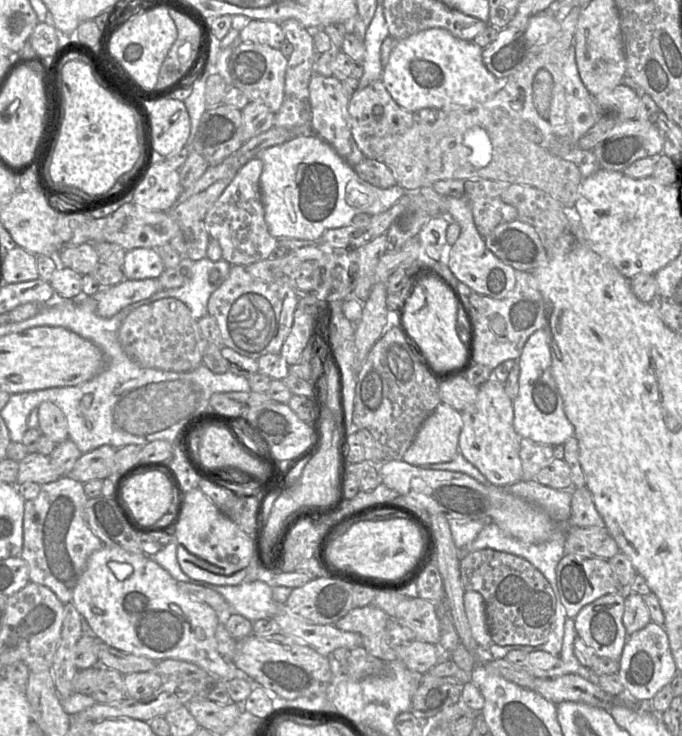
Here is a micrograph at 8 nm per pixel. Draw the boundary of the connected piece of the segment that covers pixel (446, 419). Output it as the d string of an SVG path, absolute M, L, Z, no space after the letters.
M440 403L425 419L402 460L414 466L451 461L459 452L460 412Z

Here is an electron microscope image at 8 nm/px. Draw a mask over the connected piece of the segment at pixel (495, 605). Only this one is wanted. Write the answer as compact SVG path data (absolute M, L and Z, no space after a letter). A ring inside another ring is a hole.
M492 549L461 553L460 576L465 591L480 593L486 604L488 630L499 646L538 646L546 642L555 612L553 590L524 558Z

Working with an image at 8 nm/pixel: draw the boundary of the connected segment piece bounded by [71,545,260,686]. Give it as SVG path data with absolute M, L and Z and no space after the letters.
M106 545L94 551L74 587L71 602L86 619L94 635L111 647L154 661L176 659L191 662L208 675L219 676L225 681L242 678L254 686L260 686L219 653L215 639L219 616L215 610L183 592L169 572L144 553L132 553Z

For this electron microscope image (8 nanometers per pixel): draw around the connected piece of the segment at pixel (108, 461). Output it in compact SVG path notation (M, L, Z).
M104 445L88 453L84 453L75 463L67 476L85 483L90 480L104 480L115 476L115 452L116 449Z

